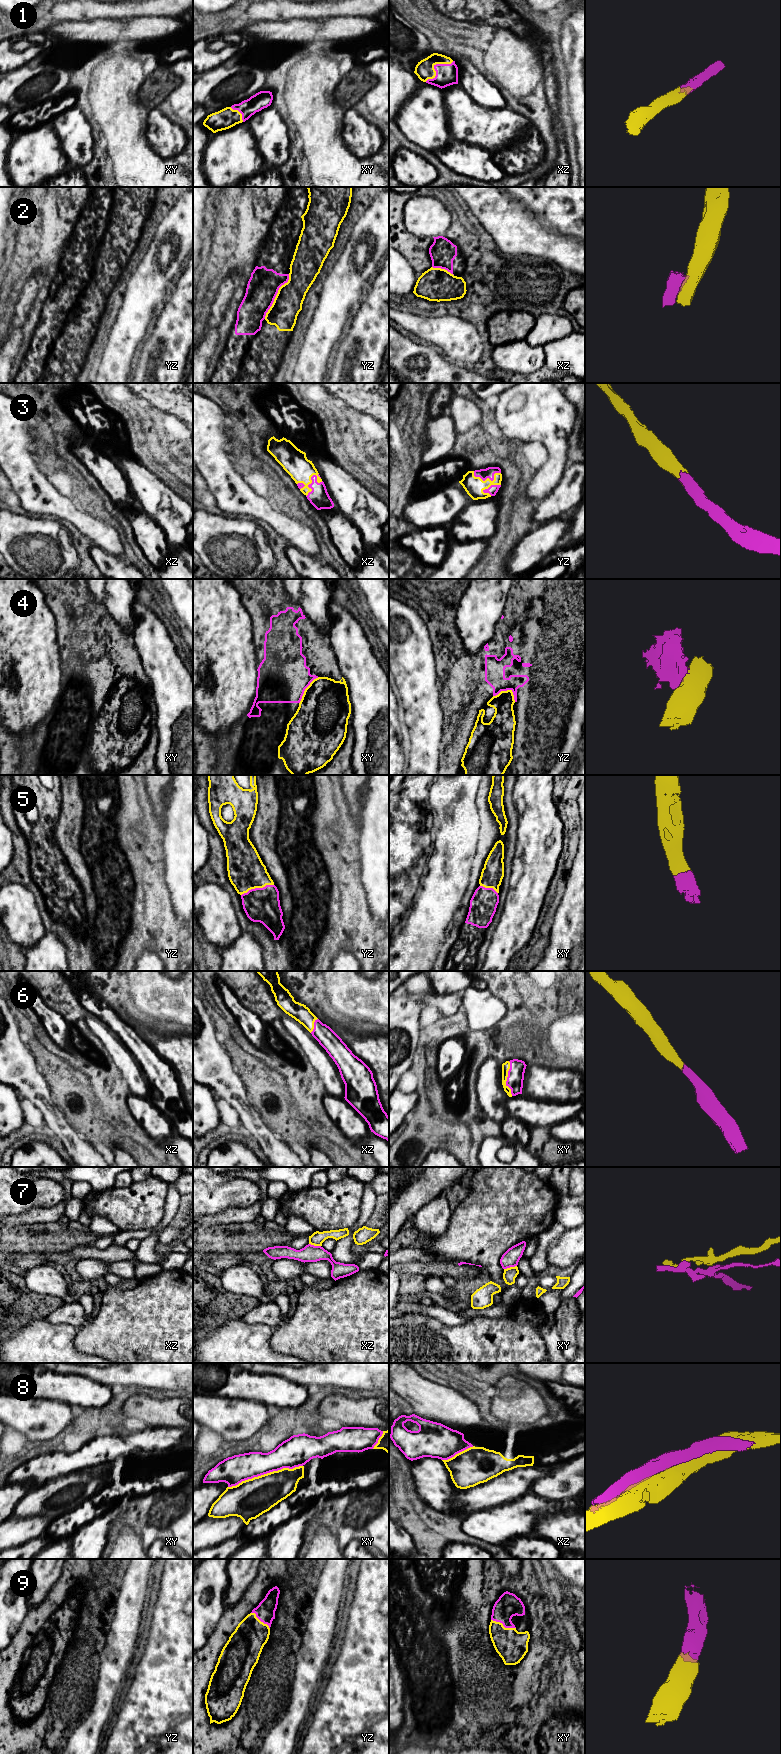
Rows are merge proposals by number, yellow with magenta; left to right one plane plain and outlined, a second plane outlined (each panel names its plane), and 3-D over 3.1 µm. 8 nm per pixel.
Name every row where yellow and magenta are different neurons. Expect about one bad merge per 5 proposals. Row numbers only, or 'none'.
2, 4, 7, 8

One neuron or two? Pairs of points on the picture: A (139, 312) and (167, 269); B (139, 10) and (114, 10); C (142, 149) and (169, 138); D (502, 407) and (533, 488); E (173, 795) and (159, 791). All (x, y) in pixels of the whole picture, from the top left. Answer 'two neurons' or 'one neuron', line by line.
A: one neuron
B: one neuron
C: two neurons
D: one neuron
E: two neurons

